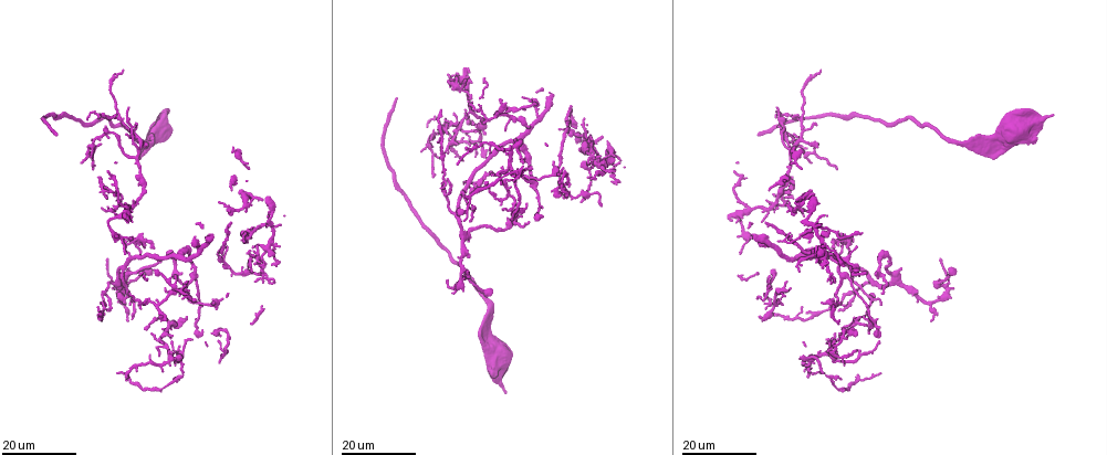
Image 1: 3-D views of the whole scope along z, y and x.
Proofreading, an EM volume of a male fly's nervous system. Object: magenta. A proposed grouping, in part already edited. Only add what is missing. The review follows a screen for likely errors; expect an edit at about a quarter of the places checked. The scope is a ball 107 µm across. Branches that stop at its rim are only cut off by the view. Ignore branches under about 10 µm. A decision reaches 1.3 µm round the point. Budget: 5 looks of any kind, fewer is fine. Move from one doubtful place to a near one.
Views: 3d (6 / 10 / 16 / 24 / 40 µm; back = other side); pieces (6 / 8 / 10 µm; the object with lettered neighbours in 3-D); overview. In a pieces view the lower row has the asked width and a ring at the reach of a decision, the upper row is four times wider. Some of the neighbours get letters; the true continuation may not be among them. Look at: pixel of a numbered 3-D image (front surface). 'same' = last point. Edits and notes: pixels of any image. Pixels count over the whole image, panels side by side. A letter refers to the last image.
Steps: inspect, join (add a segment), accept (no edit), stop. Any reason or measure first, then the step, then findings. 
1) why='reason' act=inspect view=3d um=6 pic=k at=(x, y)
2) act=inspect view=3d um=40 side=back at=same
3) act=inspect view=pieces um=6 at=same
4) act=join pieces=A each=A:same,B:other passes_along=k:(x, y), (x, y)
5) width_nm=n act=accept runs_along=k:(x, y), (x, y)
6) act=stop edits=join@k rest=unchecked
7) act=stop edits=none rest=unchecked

act=inspect view=3d um=16 pic=1 at=(836, 167)

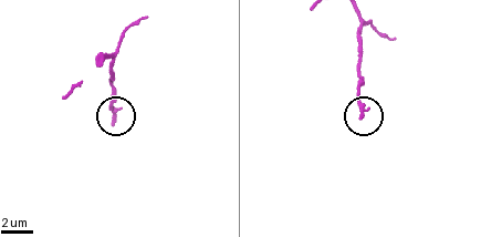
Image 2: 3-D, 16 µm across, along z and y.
why='see the neighbours' act=inspect view=pieces um=6 pic=2 at=(361, 119)

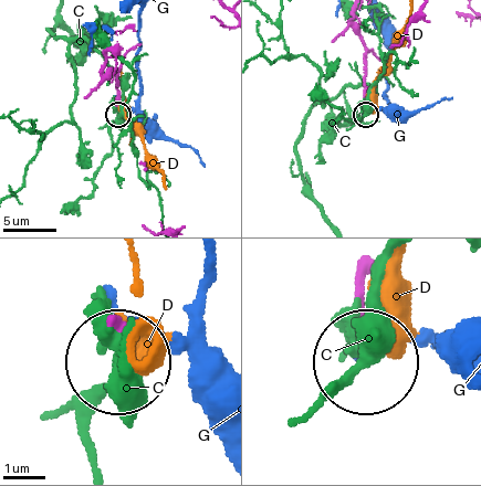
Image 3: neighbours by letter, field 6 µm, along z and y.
width_nm=210 act=accept each=C:other,D:other,G:other found='none of them fits'

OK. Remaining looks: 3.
why='free end' act=inspect view=3d um=24 pic=1 at=(941, 258)

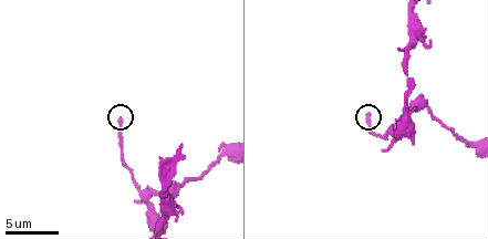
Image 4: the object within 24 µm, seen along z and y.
act=inspect view=pieces um=10 pic=4 at=(121, 119)

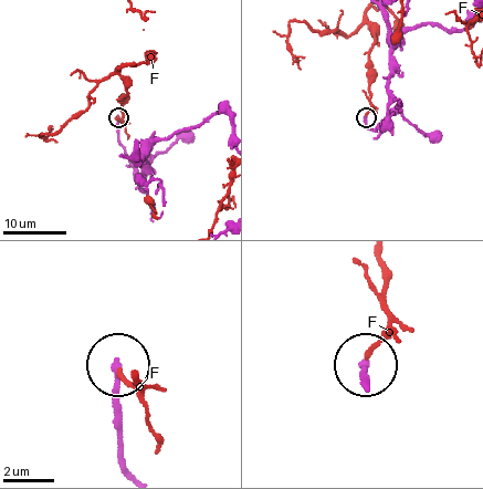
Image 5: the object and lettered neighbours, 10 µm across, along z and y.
act=accept each=F:other runs_along=5:(128, 467), (119, 448), (119, 367) found='no lettered segment goes on from it'

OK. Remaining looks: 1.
act=stop edits=none rest=unchecked

